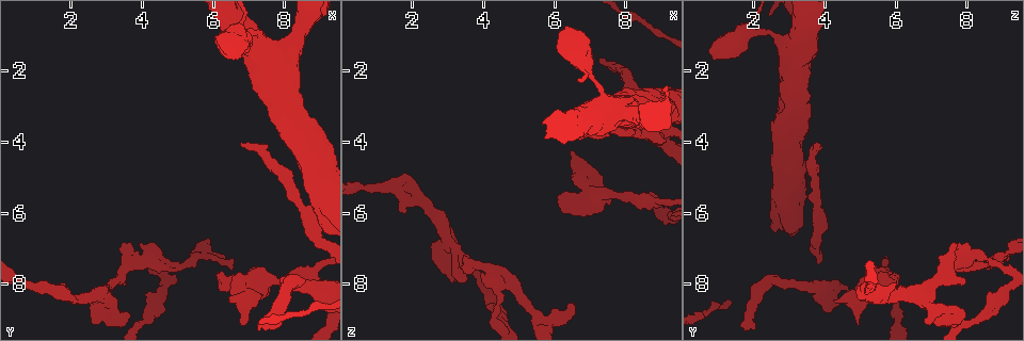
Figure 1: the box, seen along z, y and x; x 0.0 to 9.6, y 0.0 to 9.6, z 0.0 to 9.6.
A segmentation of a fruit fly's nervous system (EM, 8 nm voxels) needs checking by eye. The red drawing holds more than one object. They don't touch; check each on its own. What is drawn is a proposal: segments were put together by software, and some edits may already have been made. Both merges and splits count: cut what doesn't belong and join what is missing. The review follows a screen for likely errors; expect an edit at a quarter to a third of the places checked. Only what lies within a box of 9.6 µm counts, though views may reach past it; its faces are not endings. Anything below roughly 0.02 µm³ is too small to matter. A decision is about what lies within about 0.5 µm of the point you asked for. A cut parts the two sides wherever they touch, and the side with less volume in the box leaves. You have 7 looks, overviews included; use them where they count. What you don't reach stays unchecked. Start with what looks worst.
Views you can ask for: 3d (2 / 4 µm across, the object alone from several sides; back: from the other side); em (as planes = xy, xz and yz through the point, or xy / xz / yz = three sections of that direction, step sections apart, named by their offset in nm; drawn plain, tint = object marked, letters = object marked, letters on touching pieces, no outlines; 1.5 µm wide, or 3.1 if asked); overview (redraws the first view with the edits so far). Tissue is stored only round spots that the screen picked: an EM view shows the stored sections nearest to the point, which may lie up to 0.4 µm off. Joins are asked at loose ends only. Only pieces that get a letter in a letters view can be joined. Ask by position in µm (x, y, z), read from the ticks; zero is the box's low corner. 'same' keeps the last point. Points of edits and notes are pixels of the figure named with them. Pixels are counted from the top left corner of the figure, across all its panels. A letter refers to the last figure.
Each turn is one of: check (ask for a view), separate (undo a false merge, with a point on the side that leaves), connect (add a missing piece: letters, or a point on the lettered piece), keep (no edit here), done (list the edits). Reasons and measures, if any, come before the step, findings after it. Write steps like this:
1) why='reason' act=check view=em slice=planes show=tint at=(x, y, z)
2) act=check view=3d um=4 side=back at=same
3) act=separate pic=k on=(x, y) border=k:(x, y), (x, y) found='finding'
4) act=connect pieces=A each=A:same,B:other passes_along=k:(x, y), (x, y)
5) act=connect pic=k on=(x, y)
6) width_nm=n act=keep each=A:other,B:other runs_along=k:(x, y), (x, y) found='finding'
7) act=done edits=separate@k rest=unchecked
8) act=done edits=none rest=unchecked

act=check view=em slice=planes show=tint at=(6.85, 4.05, 3.85)

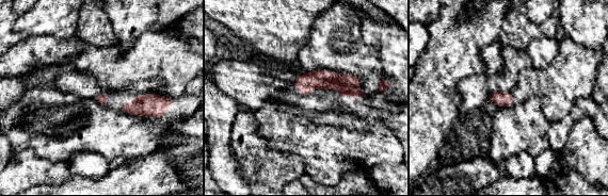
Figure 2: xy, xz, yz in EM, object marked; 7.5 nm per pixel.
act=check view=em slice=planes show=letters at=same

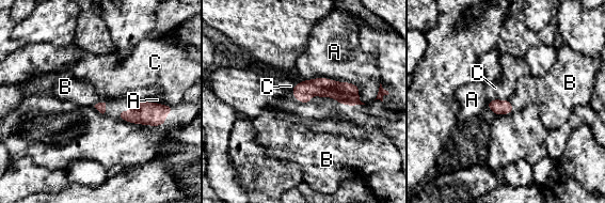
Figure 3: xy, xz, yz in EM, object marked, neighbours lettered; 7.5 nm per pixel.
act=connect pieces=B each=A:other,B:same,C:other passes_along=3:(319, 87), (301, 102), (286, 130) found='the cell continues'

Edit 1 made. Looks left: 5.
why='see it whole again' act=check view=overview

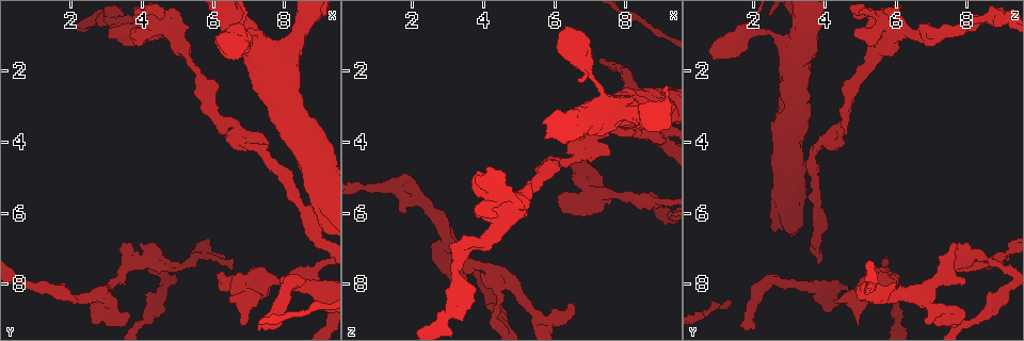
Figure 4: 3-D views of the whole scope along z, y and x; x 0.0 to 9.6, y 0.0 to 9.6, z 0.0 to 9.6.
why='thick end' act=check view=em slice=planes show=letters at=(6.45, 8.45, 4.30)

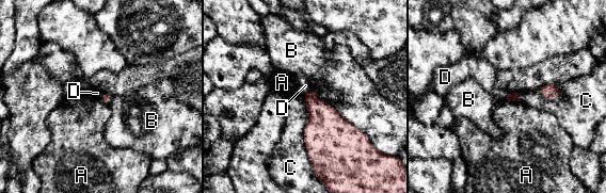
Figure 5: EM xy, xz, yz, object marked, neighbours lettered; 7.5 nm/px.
act=keep each=A:other,B:other,C:other,D:other border=5:(309, 89), (303, 95) found='no lettered piece goes on from it'

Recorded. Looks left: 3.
why='free end' act=check view=3d um=4 at=(6.85, 7.65, 6.05)

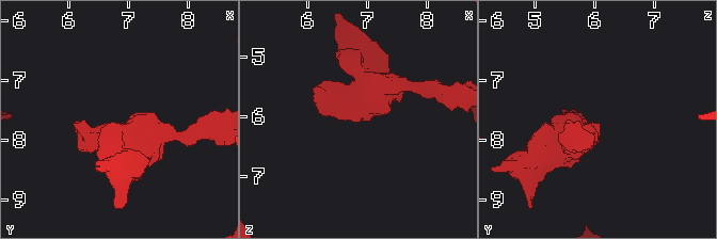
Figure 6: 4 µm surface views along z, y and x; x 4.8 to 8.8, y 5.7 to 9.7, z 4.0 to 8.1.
why='need the tissue' act=check view=em slice=planes show=letters at=(6.85, 7.70, 6.05)

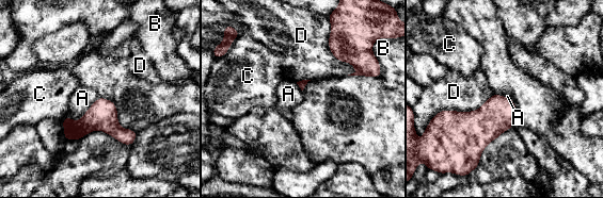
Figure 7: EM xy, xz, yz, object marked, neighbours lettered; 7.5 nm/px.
act=keep each=A:other,B:other,C:other,D:other border=7:(98, 96), (78, 120), (67, 115) found='none of them fits'

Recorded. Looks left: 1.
act=done edits=connect@3 rest=unchecked

